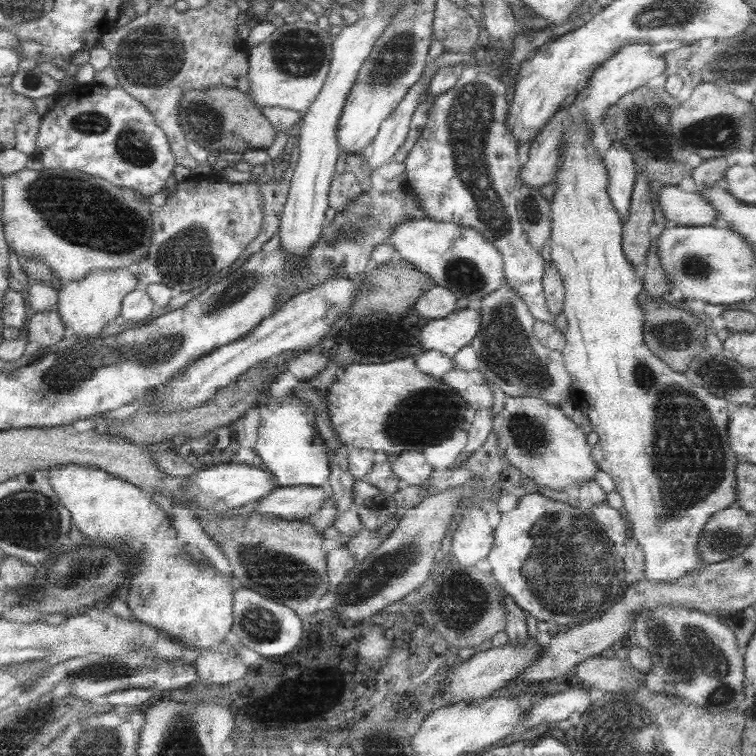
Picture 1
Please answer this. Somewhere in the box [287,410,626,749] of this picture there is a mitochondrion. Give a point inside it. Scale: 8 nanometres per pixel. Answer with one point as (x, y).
(567, 567)

